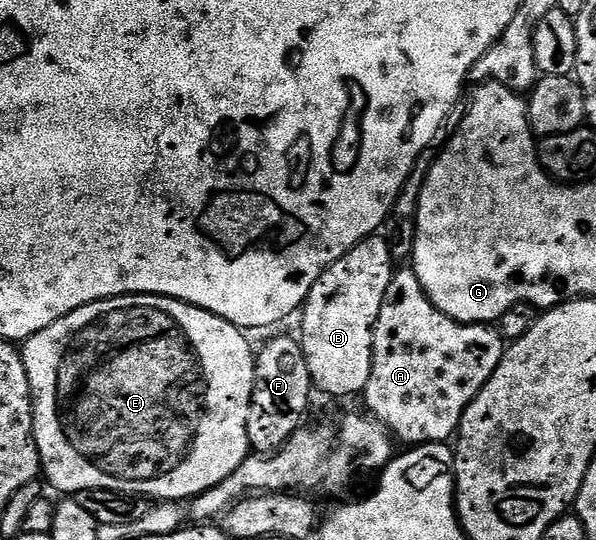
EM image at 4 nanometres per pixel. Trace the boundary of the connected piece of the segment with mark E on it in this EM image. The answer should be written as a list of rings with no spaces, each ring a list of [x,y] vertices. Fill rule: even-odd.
[[[125,294],[119,298],[105,298],[103,302],[76,308],[76,312],[44,328],[44,332],[36,332],[36,336],[21,343],[20,353],[28,372],[30,397],[34,404],[33,437],[38,445],[44,478],[46,474],[45,481],[50,481],[62,496],[77,496],[81,490],[115,490],[117,494],[141,494],[159,503],[182,504],[228,480],[228,476],[232,476],[232,472],[236,472],[236,468],[240,468],[252,453],[246,421],[254,387],[256,354],[253,349],[250,351],[250,342],[246,338],[249,337],[228,320],[198,306],[189,306],[186,302],[159,294]]]

